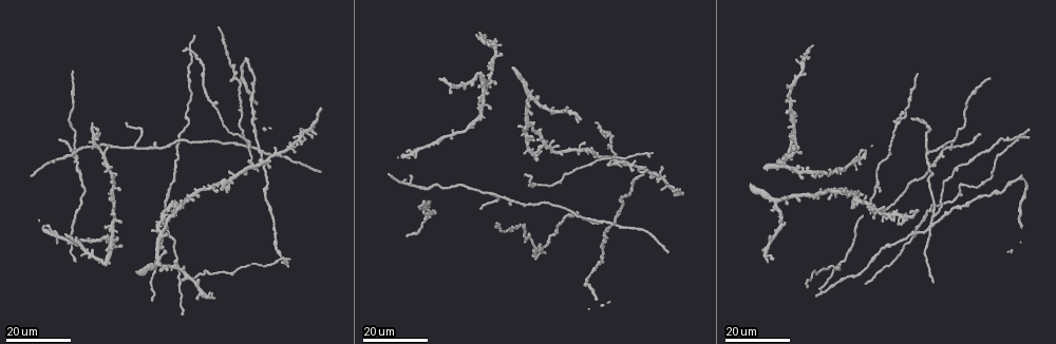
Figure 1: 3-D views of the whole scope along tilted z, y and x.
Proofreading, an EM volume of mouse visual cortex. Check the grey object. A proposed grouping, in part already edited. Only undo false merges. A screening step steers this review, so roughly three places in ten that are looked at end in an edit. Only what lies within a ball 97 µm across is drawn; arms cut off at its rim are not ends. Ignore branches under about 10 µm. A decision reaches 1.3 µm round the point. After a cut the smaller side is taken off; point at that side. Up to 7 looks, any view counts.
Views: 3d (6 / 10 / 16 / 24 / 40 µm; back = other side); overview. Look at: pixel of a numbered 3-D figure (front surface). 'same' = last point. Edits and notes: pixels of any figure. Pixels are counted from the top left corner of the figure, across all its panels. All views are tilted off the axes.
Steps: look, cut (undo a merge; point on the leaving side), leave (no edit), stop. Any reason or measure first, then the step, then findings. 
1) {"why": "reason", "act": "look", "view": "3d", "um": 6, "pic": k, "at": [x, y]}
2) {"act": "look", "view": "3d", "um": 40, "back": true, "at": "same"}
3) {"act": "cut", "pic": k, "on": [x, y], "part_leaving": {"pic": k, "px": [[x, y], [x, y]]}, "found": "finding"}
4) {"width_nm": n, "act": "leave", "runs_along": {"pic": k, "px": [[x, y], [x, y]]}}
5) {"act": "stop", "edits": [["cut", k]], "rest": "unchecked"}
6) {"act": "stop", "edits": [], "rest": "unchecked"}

{"act": "look", "view": "3d", "um": 24, "pic": 1, "at": [871, 203]}

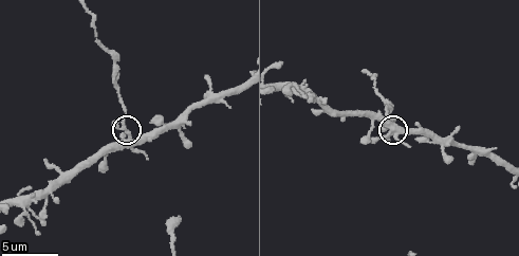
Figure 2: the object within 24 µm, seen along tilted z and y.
{"why": "zoom in", "act": "look", "view": "3d", "um": 6, "pic": 2, "at": [130, 132]}

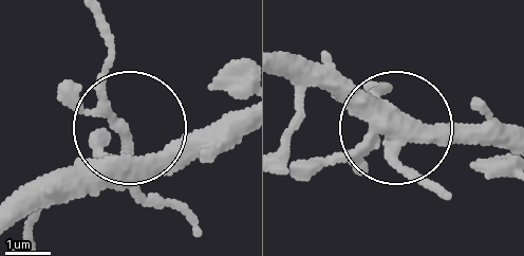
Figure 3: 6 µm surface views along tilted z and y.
{"width_nm": 210, "act": "cut", "pic": 3, "on": [98, 115], "part_leaving": {"pic": 3, "px": [[129, 171], [92, 12]]}, "found": "a second cell is stuck on"}

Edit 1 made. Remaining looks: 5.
{"why": "three arms meet", "act": "look", "view": "3d", "um": 24, "pic": 1, "at": [193, 52]}

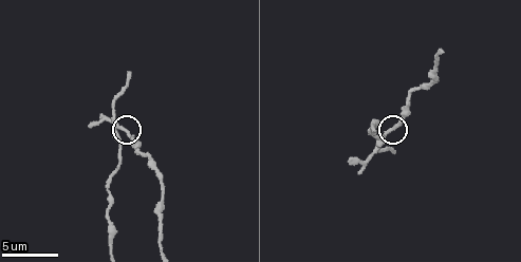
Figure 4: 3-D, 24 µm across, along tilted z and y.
{"act": "look", "view": "3d", "um": 10, "pic": 4, "at": [118, 128]}

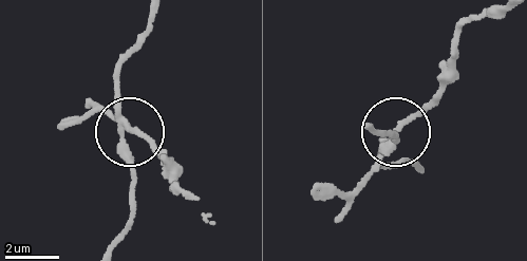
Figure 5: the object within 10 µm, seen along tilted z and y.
{"width_nm": 180, "act": "cut", "pic": 5, "on": [145, 133], "found": "two cells meet here"}

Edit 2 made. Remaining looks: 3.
{"why": "sudden change in width", "act": "look", "view": "3d", "um": 16, "pic": 1, "at": [173, 201]}

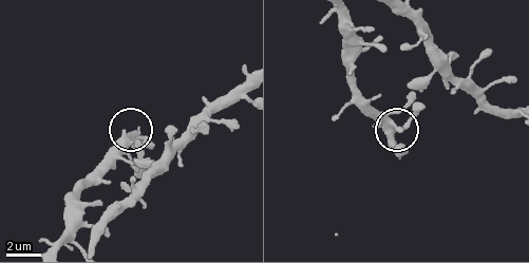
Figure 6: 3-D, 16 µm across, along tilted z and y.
{"why": "zoom in", "act": "look", "view": "3d", "um": 10, "pic": 6, "at": [390, 134]}

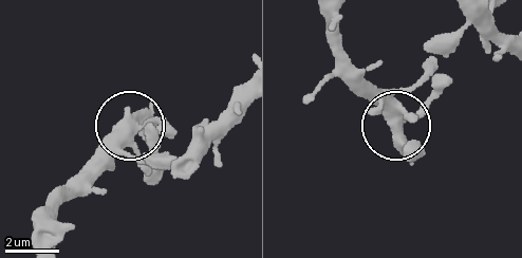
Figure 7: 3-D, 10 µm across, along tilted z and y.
{"arms": 5, "act": "leave", "runs_along": {"pic": 7, "px": [[338, 10], [340, 78], [373, 102], [421, 158]]}, "found": "all the same cell"}

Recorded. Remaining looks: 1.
{"act": "stop", "edits": [["cut", 3], ["cut", 5]], "rest": "unchecked"}

